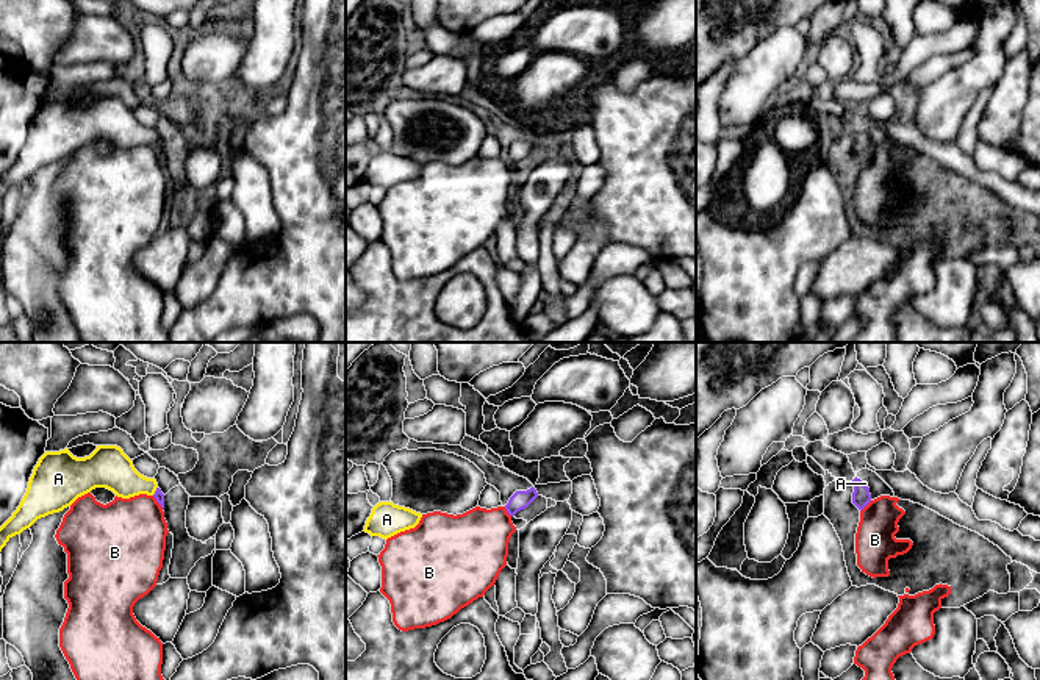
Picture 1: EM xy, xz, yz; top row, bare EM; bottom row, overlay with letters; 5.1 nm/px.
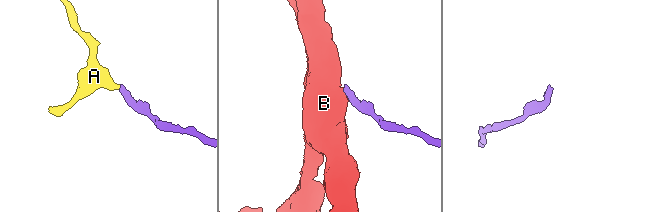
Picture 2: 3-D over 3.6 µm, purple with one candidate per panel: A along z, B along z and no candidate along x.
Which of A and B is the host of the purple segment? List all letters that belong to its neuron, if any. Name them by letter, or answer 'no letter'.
A

